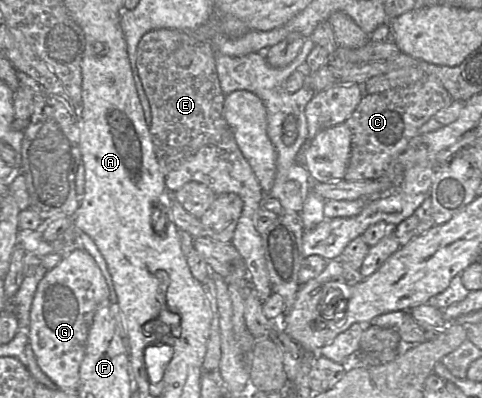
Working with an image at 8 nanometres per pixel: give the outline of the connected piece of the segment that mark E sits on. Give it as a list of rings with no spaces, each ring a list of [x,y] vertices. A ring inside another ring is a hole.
[[[167,28],[154,29],[141,37],[137,47],[135,64],[151,108],[152,122],[149,130],[156,159],[168,191],[175,193],[186,183],[193,181],[205,184],[217,196],[235,193],[241,198],[243,209],[231,244],[244,260],[255,293],[262,302],[265,302],[273,292],[263,254],[262,235],[255,228],[255,216],[261,207],[265,194],[252,168],[238,148],[233,133],[224,118],[225,95],[219,84],[212,46],[206,40],[198,40],[190,32]],[[182,44],[193,46],[193,58],[188,67],[181,67],[174,60],[174,52]]]

